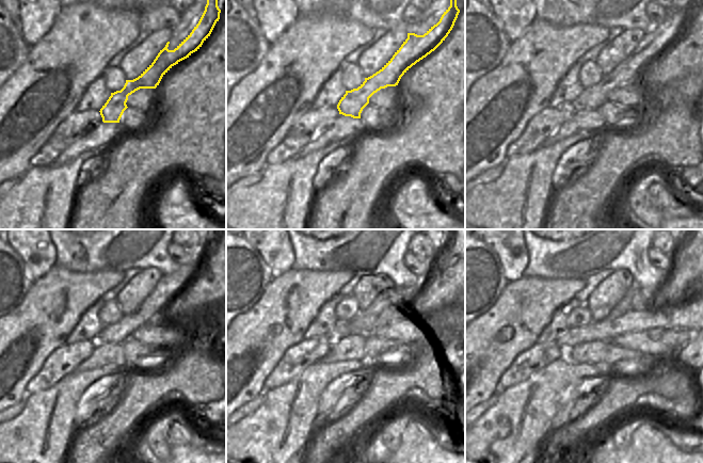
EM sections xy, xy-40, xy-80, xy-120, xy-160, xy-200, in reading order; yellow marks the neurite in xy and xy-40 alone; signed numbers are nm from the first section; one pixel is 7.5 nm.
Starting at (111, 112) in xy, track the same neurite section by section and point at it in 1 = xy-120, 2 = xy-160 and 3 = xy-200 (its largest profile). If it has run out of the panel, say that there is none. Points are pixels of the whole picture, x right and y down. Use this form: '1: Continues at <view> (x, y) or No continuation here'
1: Continues at xy-120 (170, 286)
2: Continues at xy-160 (402, 292)
3: Continues at xy-200 (624, 305).

